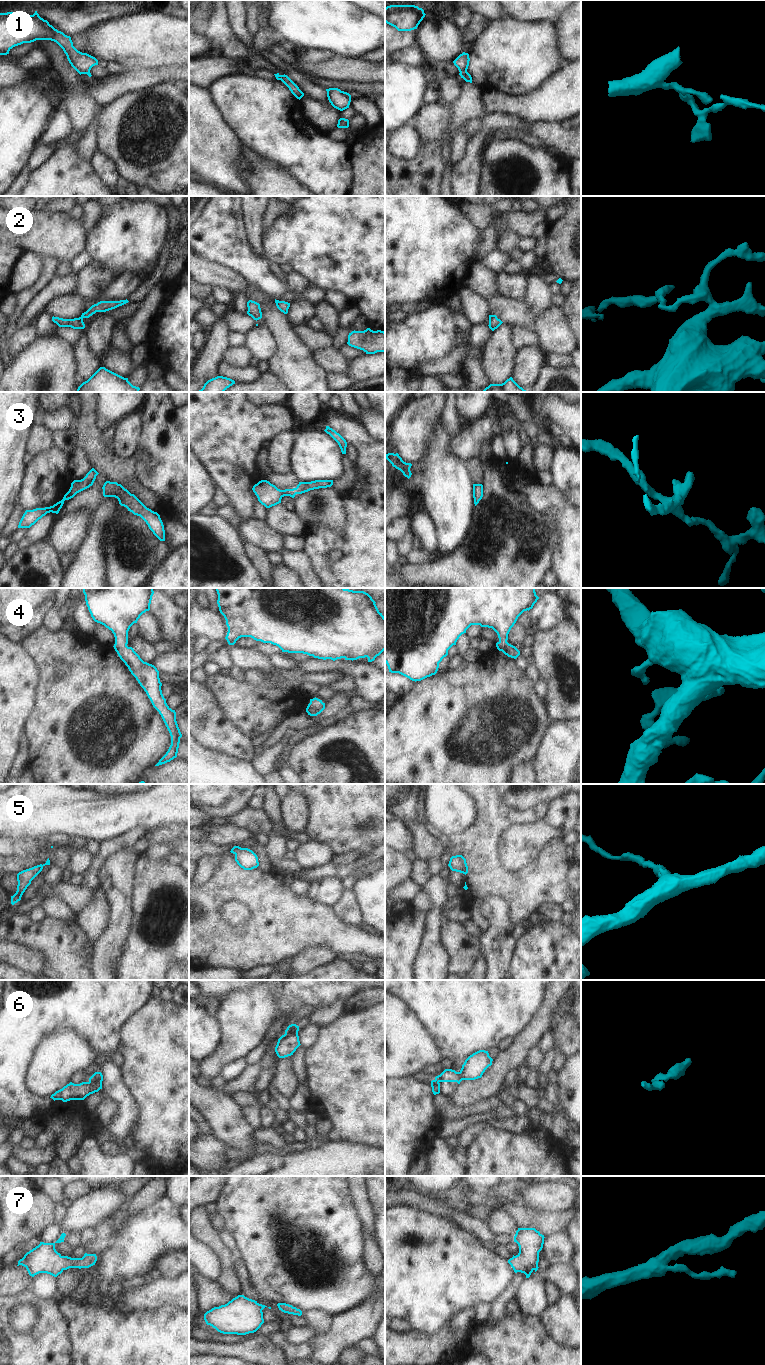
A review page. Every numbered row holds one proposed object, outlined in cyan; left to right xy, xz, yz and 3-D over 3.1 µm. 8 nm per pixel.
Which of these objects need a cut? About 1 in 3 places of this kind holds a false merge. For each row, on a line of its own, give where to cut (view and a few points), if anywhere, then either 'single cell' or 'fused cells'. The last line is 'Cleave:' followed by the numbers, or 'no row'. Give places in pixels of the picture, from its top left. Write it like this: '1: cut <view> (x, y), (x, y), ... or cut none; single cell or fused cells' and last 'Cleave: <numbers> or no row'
1: cut yz (466, 70), (460, 72); fused cells
2: cut none; single cell
3: cut none; single cell
4: cut none; single cell
5: cut none; single cell
6: cut xy (89, 1080), (101, 1082); fused cells
7: cut none; single cell
Cleave: 1, 6

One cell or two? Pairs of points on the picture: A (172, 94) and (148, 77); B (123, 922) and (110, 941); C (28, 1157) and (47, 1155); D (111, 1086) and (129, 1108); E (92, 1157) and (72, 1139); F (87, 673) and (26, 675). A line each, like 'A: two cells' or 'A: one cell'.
A: two cells
B: one cell
C: one cell
D: one cell
E: two cells
F: two cells

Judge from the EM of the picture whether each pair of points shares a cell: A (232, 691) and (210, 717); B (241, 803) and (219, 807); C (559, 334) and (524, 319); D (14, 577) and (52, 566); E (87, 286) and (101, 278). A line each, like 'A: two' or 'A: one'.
A: two
B: one
C: one
D: one
E: one

